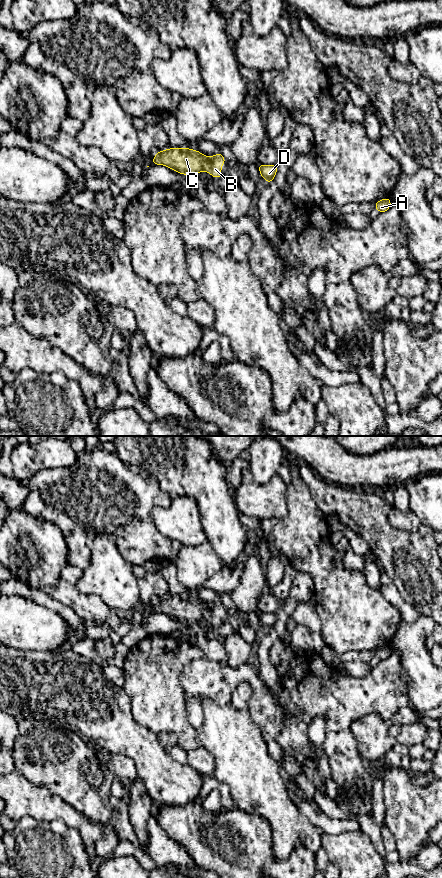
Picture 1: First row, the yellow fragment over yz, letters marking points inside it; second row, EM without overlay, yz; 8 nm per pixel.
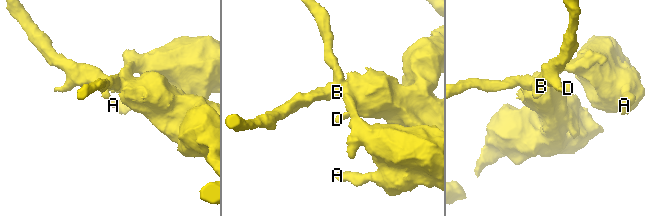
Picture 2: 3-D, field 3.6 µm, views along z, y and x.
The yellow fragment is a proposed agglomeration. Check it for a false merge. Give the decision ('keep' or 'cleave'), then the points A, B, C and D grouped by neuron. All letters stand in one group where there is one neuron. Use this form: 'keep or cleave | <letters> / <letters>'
cleave | A C / B D

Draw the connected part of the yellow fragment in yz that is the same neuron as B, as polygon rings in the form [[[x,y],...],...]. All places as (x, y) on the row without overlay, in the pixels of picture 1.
[[[217,601],[216,603],[208,606],[205,619],[207,619],[214,626],[220,626],[222,625],[221,615],[225,610],[226,608],[222,602]]]

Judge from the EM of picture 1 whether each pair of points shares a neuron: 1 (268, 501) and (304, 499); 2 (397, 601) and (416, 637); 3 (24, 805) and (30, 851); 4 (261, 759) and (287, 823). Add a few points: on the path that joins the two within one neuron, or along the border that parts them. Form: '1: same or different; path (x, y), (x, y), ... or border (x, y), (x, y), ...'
1: different; border (287, 484), (286, 514), (283, 517), (271, 519)
2: different; border (420, 614), (412, 622), (402, 621)
3: different; border (17, 820), (30, 816), (39, 821), (48, 821)
4: same; path (261, 775), (261, 790), (276, 807)

